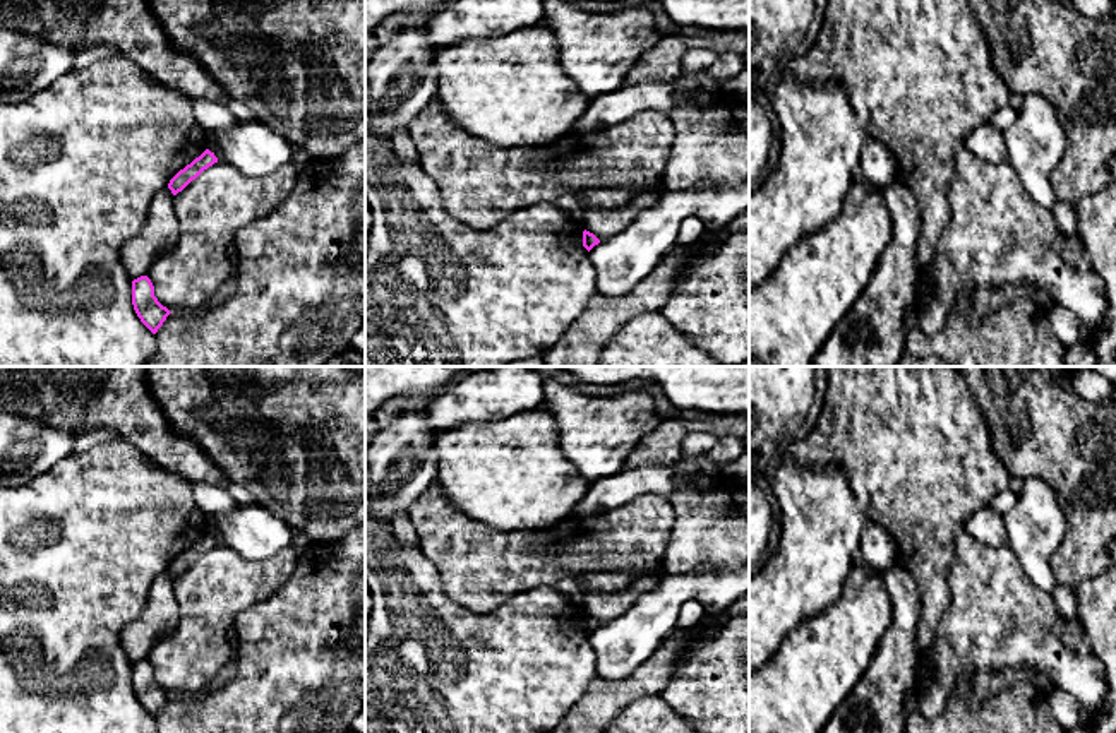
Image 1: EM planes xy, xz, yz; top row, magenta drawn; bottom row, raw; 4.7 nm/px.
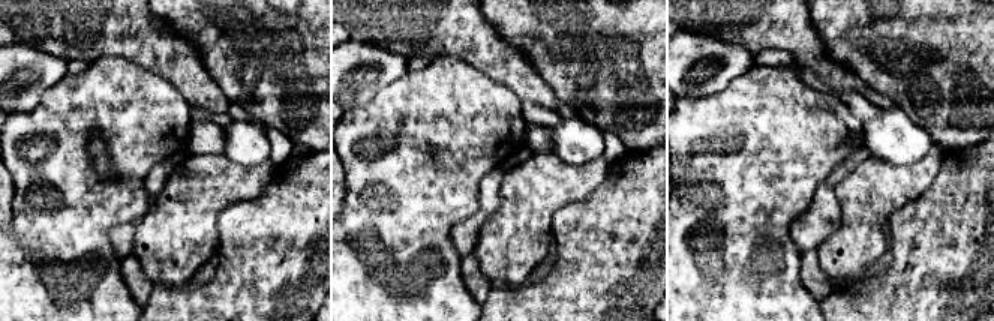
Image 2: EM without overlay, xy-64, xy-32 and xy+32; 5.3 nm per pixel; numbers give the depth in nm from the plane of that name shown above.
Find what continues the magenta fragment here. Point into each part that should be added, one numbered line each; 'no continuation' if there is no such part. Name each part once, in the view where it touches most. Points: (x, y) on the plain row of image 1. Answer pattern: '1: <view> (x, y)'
no continuation

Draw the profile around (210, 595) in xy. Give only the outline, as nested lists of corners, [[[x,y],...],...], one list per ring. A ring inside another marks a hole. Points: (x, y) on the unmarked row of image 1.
[[[290,543],[264,560],[242,558],[214,546],[173,581],[177,622],[147,654],[154,680],[170,695],[195,695],[235,654],[235,618],[269,599],[295,570],[298,555]]]

